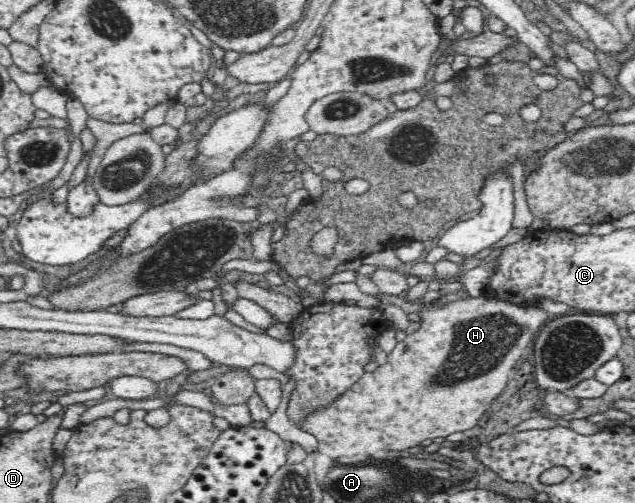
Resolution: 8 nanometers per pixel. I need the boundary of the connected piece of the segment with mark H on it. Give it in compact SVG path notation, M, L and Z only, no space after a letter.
M377 293L382 305L395 304L408 315L417 315L420 322L418 330L396 343L387 353L386 363L371 373L366 371L352 383L342 395L338 395L328 405L314 407L304 415L302 421L294 425L307 431L318 440L317 451L336 461L350 461L356 458L372 457L377 451L401 451L415 448L427 439L446 438L456 431L466 431L478 425L478 419L492 405L492 401L505 390L509 375L516 361L528 353L542 325L551 319L550 313L528 305L510 304L494 298L491 294L478 297L458 297L446 304L422 302L407 303L398 294Z

